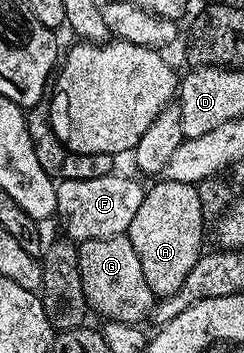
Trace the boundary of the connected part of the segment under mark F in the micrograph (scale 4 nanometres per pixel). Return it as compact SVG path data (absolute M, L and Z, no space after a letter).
M113 174L102 178L59 181L56 184L56 216L64 227L63 235L73 242L125 235L130 222L134 222L134 214L138 214L138 206L142 206L146 191L145 185L136 180Z

